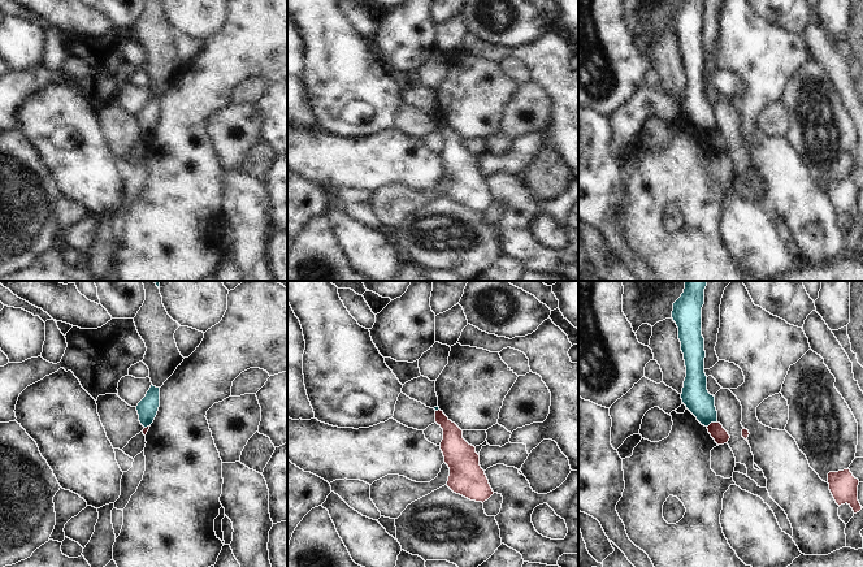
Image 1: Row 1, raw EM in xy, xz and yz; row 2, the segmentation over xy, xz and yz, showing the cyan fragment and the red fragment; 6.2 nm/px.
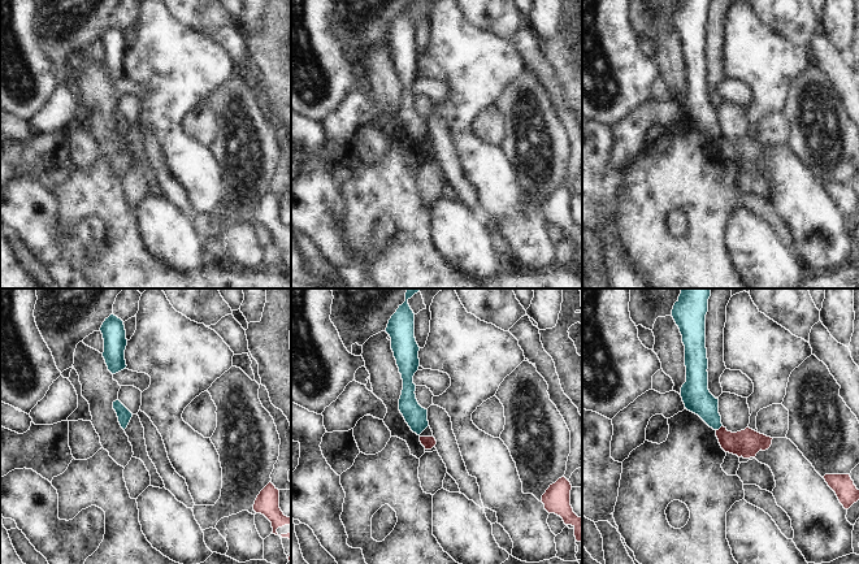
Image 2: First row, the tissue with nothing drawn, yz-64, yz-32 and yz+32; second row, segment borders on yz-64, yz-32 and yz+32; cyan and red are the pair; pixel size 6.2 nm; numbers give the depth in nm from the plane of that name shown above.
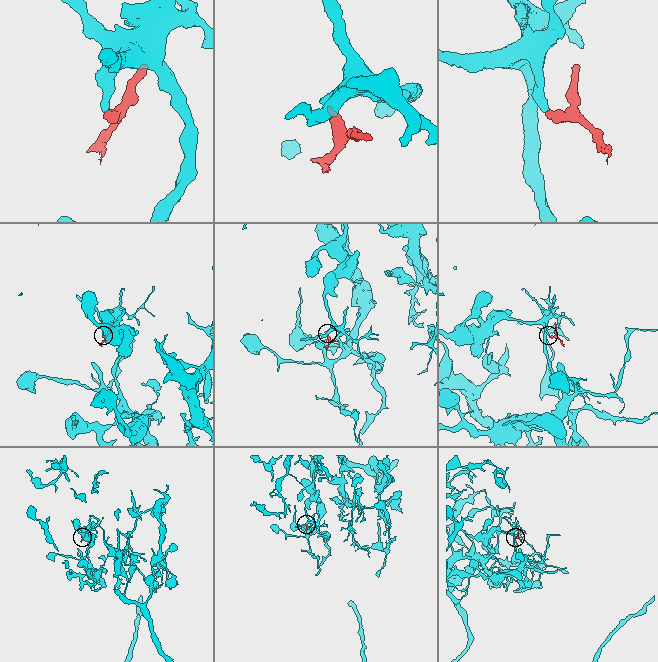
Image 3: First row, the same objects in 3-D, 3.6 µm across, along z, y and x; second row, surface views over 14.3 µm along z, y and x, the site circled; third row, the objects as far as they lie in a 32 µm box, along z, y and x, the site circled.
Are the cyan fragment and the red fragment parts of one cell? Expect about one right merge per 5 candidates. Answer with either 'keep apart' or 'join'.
keep apart

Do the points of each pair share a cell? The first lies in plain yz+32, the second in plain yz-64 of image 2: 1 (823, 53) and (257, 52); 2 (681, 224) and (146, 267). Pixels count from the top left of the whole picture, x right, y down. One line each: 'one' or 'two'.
1: two
2: two

